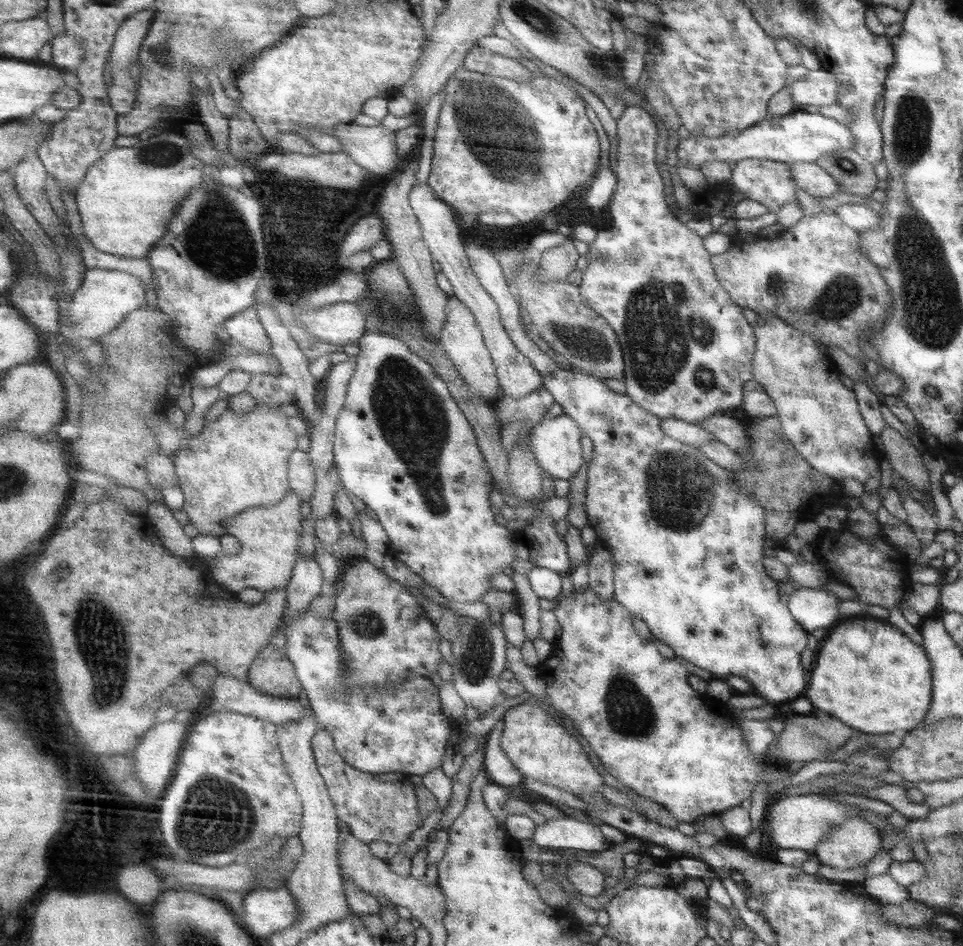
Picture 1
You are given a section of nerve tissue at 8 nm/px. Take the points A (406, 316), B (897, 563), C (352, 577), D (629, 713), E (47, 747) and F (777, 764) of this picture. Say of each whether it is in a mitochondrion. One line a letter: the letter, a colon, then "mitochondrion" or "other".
A: mitochondrion
B: mitochondrion
C: other
D: mitochondrion
E: other
F: other

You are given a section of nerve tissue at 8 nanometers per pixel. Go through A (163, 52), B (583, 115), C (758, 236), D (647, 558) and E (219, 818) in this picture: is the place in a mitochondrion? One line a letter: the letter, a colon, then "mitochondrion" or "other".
A: mitochondrion
B: other
C: other
D: other
E: mitochondrion

